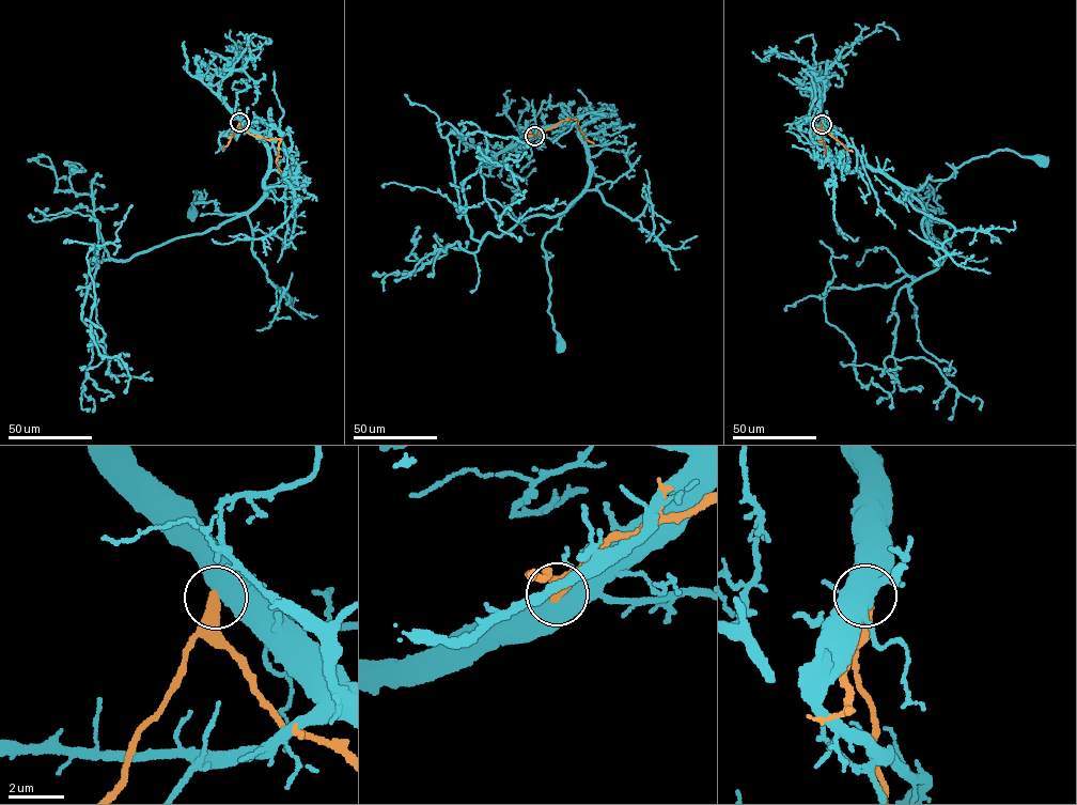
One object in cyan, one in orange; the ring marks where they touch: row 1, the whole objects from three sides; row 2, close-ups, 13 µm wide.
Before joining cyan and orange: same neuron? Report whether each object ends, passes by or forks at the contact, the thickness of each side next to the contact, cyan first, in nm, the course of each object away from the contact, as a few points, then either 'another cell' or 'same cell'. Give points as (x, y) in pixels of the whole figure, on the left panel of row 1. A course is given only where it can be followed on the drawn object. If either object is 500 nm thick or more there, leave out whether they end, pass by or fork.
calibres 700 and 440 nm; course cyan (239, 123), (266, 148), (264, 192), (248, 212), (227, 215), (213, 201), (194, 203), (194, 191), (192, 214); course orange (239, 123), (254, 136), (280, 139), (276, 161), (281, 173); another cell

